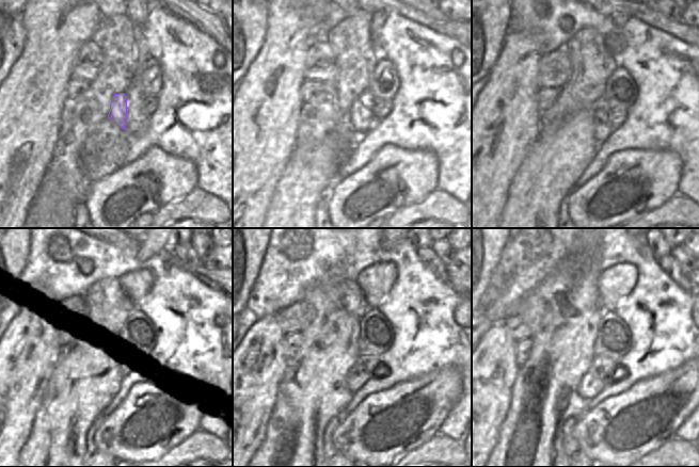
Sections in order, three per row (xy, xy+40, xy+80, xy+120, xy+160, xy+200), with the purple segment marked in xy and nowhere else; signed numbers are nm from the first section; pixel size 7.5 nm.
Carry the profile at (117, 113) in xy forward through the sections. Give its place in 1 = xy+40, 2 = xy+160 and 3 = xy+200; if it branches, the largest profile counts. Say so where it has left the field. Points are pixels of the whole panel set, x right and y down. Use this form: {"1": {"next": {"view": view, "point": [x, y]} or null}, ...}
{"1": {"next": {"view": "xy+40", "point": [360, 116]}}, "2": {"next": {"view": "xy+160", "point": [354, 381]}}, "3": {"next": {"view": "xy+200", "point": [590, 385]}}}

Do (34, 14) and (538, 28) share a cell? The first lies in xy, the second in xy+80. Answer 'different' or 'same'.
different

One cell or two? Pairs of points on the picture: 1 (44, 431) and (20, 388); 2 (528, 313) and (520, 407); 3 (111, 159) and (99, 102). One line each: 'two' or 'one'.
1: two
2: one
3: two

